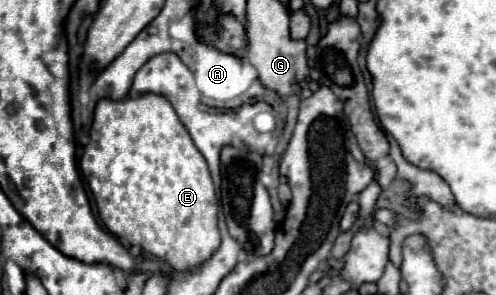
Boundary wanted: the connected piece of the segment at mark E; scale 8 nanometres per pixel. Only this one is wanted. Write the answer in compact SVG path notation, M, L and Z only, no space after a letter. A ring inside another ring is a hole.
M133 95L121 101L101 99L95 107L89 137L91 141L81 157L81 173L95 195L101 221L115 237L127 245L139 245L143 251L165 261L173 273L197 269L219 249L219 201L207 161L179 121L173 105L163 95Z

